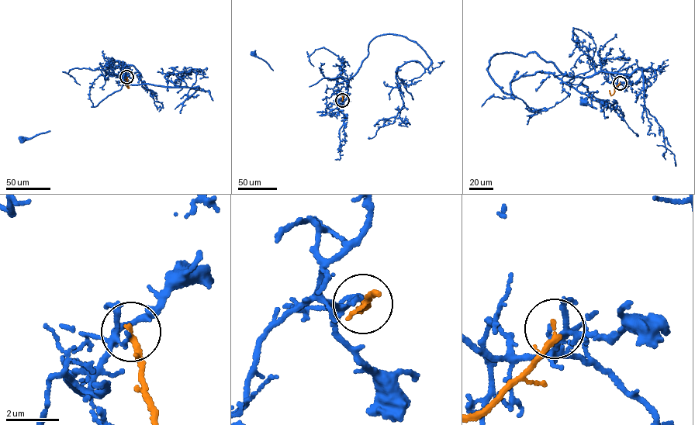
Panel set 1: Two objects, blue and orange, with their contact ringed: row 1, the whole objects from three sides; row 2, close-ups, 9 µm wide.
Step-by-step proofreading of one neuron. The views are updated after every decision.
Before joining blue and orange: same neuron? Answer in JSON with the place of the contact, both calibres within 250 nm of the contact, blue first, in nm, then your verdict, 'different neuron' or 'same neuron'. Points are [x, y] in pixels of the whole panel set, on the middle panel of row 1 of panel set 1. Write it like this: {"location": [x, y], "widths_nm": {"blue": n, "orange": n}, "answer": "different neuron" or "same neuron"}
{"location": [342, 100], "widths_nm": {"blue": 130, "orange": 240}, "answer": "different neuron"}

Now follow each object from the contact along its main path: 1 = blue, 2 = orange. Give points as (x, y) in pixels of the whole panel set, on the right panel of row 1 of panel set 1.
1: (619, 82), (613, 81), (608, 72), (586, 77), (581, 82), (589, 93), (606, 100), (596, 108), (584, 101)
2: (620, 83), (611, 95), (609, 90)

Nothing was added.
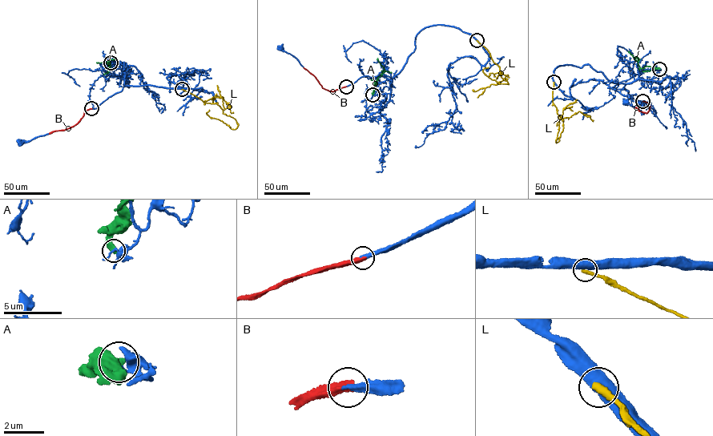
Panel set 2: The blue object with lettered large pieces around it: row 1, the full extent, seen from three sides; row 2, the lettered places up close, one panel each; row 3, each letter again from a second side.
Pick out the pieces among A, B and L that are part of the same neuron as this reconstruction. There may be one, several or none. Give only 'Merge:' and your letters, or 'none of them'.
Merge: B

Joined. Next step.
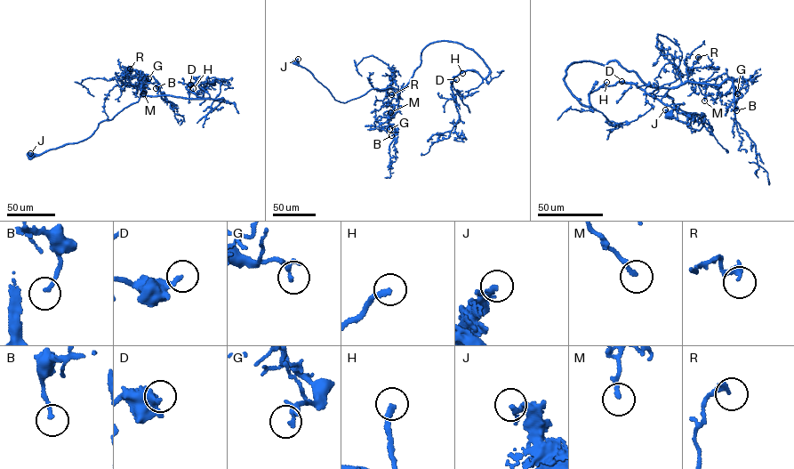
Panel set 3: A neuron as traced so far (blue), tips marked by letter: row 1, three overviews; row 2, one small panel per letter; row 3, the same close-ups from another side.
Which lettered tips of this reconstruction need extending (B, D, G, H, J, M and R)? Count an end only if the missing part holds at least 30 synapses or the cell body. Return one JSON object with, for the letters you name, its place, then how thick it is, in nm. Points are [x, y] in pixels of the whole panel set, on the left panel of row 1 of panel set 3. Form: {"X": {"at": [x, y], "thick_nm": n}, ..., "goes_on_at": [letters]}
{"H": {"at": [193, 88], "thick_nm": 240}, "goes_on_at": ["H"]}

